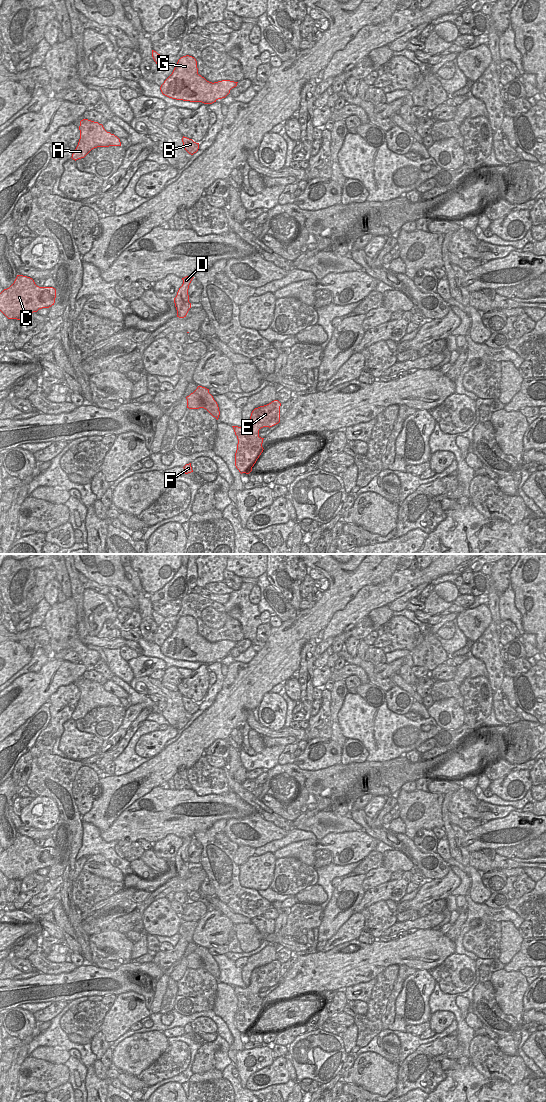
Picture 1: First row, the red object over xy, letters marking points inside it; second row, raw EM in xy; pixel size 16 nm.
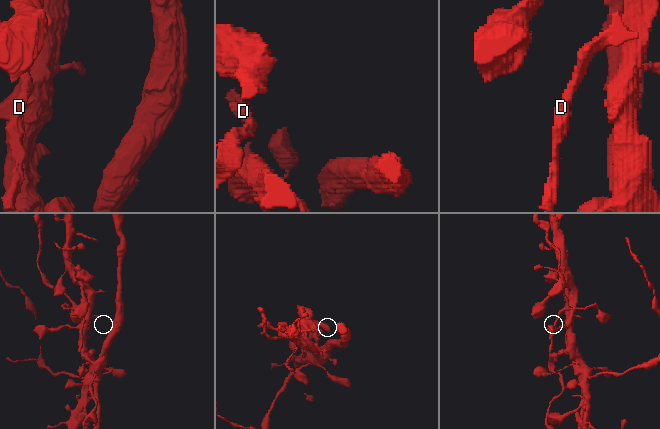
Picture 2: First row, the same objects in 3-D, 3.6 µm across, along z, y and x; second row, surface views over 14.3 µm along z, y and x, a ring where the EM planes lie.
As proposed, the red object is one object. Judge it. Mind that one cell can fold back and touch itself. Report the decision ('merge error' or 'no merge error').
merge error

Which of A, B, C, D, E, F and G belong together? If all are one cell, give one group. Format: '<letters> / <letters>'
A B C F G / D E

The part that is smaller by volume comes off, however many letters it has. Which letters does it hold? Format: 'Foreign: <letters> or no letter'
Foreign: D, E

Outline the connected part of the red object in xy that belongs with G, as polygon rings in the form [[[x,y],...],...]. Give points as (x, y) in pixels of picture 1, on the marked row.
[[[186,55],[181,57],[172,74],[161,85],[163,95],[183,101],[212,104],[225,98],[238,82],[222,80],[209,82],[198,74],[197,61]]]

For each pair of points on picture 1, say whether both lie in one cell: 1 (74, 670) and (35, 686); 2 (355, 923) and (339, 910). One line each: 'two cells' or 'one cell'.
1: one cell
2: two cells

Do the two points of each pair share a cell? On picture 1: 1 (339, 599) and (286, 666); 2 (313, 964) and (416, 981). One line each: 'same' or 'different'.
1: same
2: different

